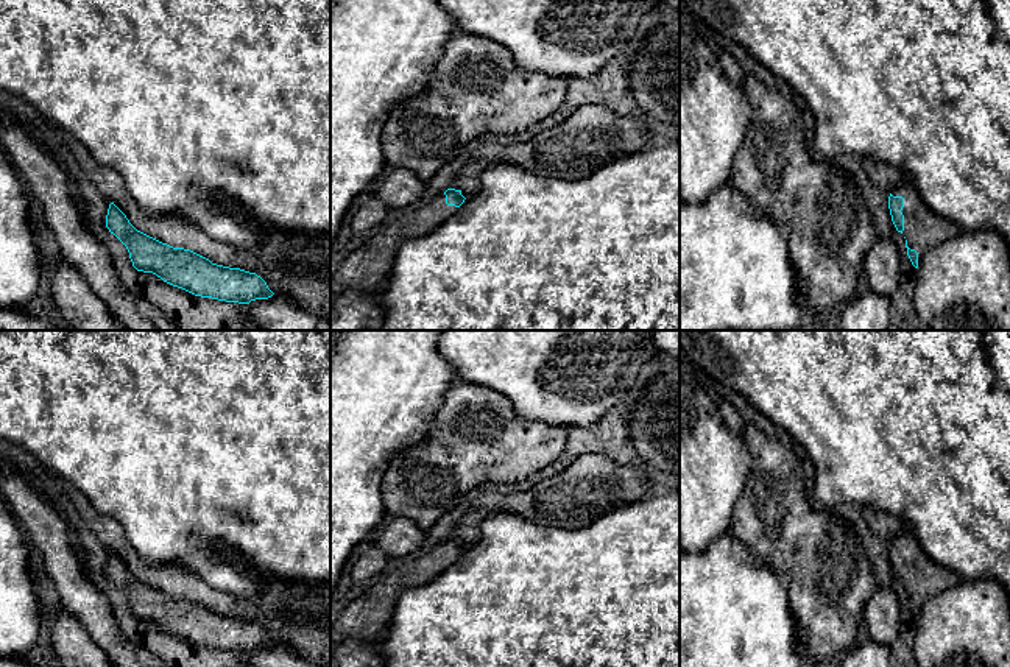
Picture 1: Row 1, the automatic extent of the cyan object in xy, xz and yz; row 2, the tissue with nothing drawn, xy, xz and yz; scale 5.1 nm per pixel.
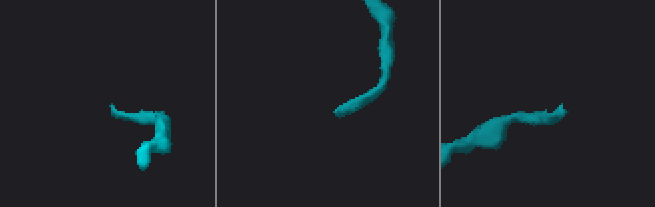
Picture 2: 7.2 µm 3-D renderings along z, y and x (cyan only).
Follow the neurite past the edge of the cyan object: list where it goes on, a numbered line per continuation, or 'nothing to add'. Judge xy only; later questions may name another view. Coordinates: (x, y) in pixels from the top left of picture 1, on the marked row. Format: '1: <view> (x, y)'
nothing to add

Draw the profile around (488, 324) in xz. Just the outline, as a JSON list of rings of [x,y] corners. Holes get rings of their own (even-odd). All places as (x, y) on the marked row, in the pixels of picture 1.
[[[659,140],[641,153],[622,156],[577,181],[536,176],[508,164],[488,167],[482,175],[480,190],[466,198],[452,217],[430,234],[405,240],[401,245],[390,281],[379,295],[383,309],[383,326],[377,330],[680,330],[680,140]]]

